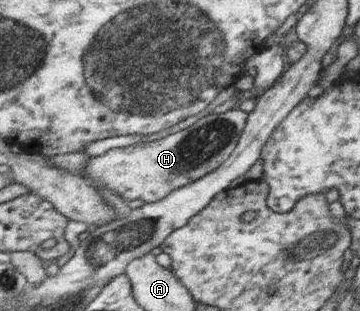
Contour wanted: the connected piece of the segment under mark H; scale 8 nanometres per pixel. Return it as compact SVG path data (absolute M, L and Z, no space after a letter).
M248 111L207 114L189 128L150 142L115 148L88 159L84 177L92 177L98 187L112 189L130 203L142 199L146 203L161 201L172 191L185 187L219 168L240 143L248 124Z

